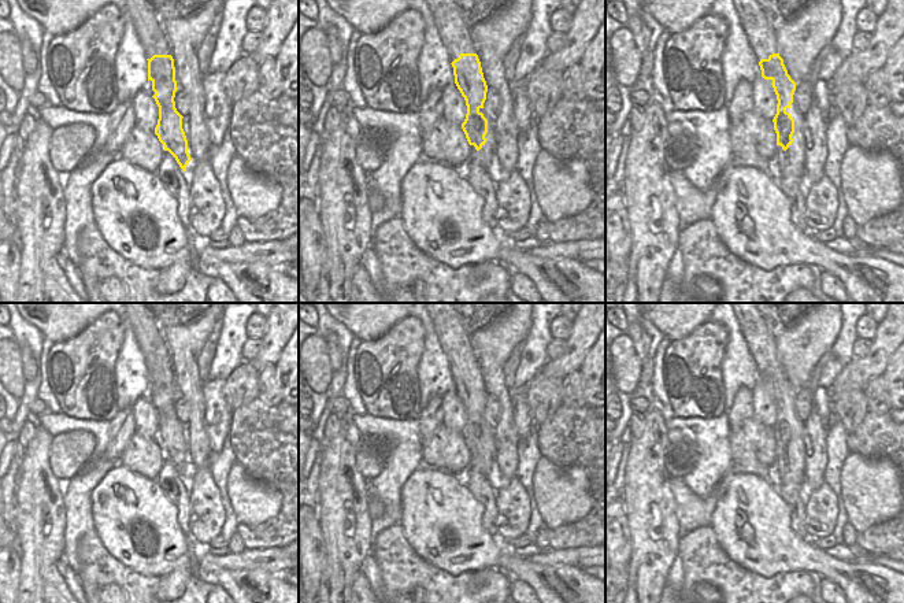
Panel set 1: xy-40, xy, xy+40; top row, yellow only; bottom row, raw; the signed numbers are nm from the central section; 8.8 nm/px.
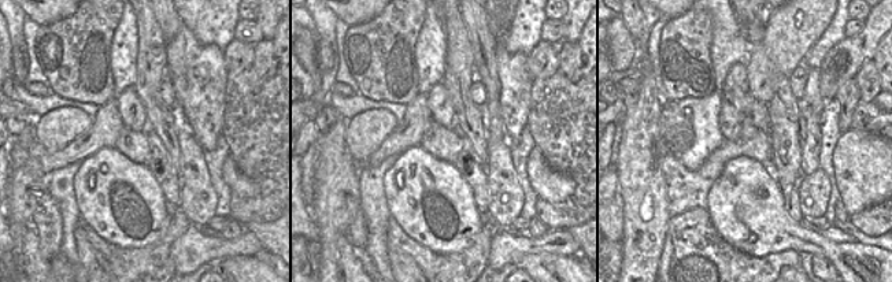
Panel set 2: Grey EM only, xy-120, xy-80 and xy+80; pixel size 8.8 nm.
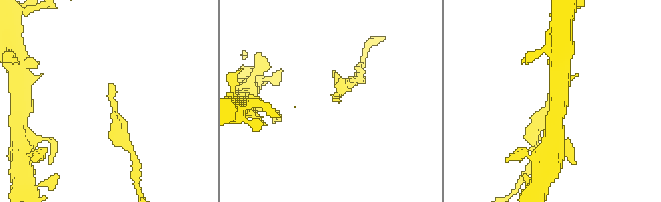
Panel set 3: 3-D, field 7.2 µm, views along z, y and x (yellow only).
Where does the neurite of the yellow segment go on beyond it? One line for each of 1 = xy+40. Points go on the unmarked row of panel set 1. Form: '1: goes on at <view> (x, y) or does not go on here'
1: does not go on here

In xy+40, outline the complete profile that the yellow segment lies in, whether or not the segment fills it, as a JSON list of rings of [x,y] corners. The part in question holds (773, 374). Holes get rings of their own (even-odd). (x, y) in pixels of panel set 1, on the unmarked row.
[[[773,360],[767,366],[759,369],[762,384],[773,388],[773,395],[777,402],[777,421],[773,426],[777,440],[777,452],[786,458],[793,450],[794,426],[786,418],[793,410],[796,389],[788,381],[783,366],[779,360]]]

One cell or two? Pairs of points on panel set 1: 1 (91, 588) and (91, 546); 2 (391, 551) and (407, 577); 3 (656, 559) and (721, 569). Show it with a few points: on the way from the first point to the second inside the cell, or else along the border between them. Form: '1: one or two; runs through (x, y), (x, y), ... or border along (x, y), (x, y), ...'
1: one; runs through (91, 577), (91, 557)
2: one; runs through (395, 558), (403, 570)
3: two; border along (682, 535), (675, 554)

